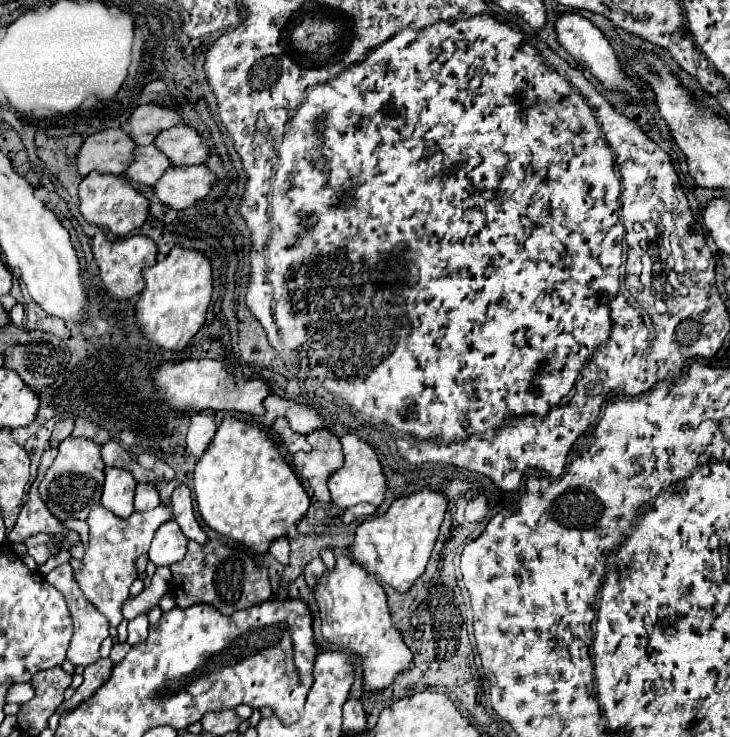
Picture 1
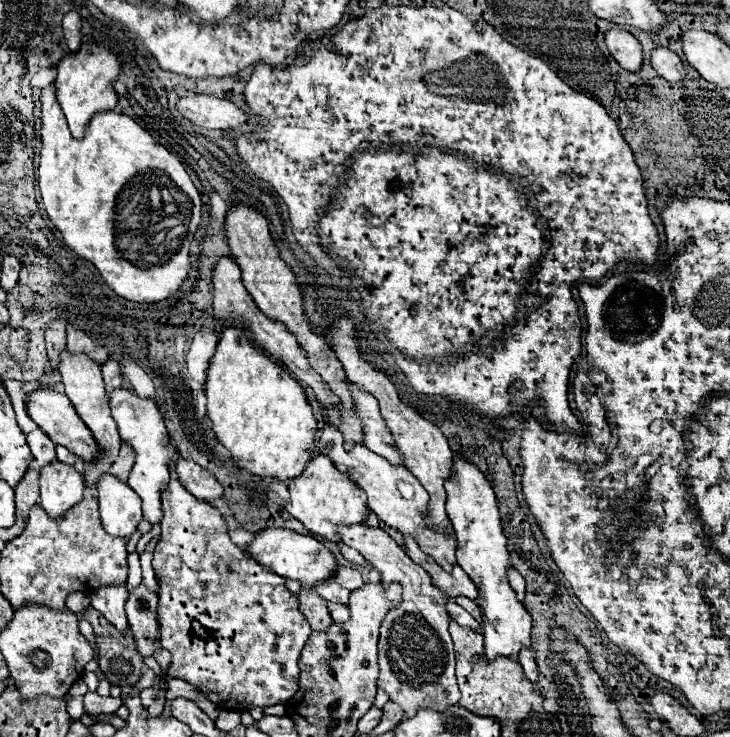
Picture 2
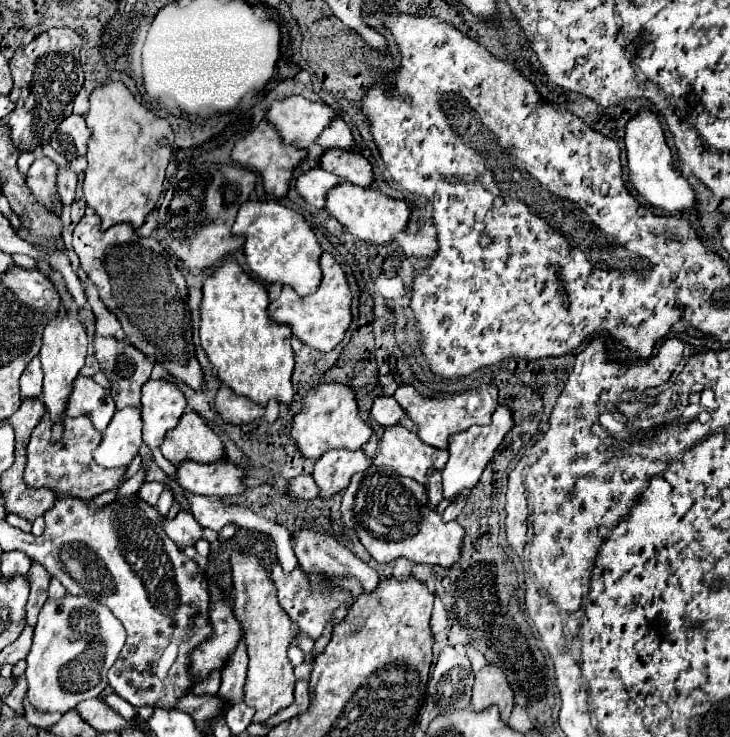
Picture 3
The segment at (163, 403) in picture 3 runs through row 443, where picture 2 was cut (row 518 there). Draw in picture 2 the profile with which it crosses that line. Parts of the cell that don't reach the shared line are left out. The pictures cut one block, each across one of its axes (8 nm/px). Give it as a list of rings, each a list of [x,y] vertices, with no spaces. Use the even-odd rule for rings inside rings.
[[[122,388],[122,390],[114,390],[110,394],[110,408],[112,408],[112,418],[114,418],[116,426],[118,426],[120,438],[126,444],[130,444],[134,448],[134,452],[136,452],[136,462],[134,462],[134,466],[130,470],[128,484],[142,498],[144,518],[152,526],[156,526],[162,520],[160,494],[168,486],[168,480],[170,480],[168,466],[180,458],[180,452],[170,444],[170,436],[168,436],[168,430],[164,426],[162,414],[158,412],[158,408],[156,408],[156,404],[152,400],[138,398],[136,394],[132,394],[132,392]]]

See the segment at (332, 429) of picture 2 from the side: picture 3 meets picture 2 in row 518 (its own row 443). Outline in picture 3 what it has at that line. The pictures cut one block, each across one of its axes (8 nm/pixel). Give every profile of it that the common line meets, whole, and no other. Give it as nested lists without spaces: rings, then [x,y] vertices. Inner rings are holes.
[[[392,426],[384,430],[380,440],[380,452],[374,460],[376,466],[394,468],[398,474],[414,478],[420,484],[428,484],[428,470],[442,470],[448,462],[448,450],[424,444],[416,432],[404,426]]]

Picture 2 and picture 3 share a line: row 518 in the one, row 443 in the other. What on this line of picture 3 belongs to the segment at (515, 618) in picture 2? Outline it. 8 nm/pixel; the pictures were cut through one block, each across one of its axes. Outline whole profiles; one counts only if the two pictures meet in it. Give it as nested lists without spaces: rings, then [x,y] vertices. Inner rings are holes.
[[[498,406],[492,414],[492,422],[488,426],[470,426],[468,430],[450,436],[450,460],[446,468],[442,470],[442,484],[444,484],[444,498],[452,498],[464,488],[474,488],[486,468],[486,464],[492,460],[496,448],[504,440],[504,436],[512,430],[514,420],[512,412],[506,406]]]

